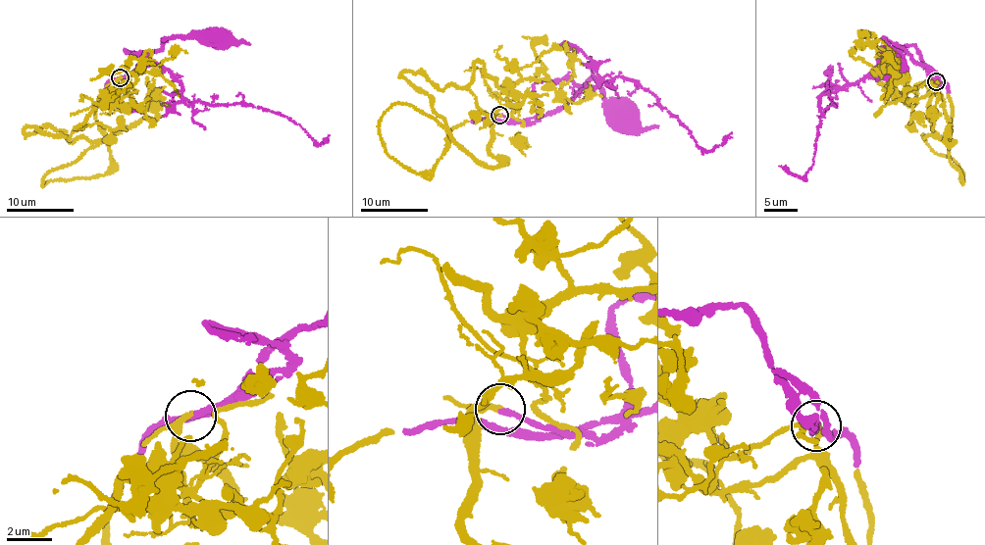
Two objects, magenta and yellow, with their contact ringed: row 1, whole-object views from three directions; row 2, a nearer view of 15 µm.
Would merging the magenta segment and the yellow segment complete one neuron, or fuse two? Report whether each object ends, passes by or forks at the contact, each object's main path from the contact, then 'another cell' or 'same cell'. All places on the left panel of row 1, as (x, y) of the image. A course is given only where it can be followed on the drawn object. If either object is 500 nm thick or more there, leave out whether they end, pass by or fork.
magenta ends there; yellow forks there; magenta runs (120, 77), (139, 67), (168, 38), (201, 33), (211, 40), (215, 38); yellow runs (120, 77), (116, 86), (154, 117), (98, 142), (42, 186), (105, 173), (101, 94); same cell

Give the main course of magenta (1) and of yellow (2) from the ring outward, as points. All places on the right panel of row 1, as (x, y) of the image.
1: (936, 80), (936, 74), (913, 60), (907, 51), (884, 39), (895, 55), (896, 67), (893, 66)
2: (936, 80), (950, 128), (945, 138), (955, 141), (922, 136), (954, 159), (960, 181), (949, 157), (948, 94)

